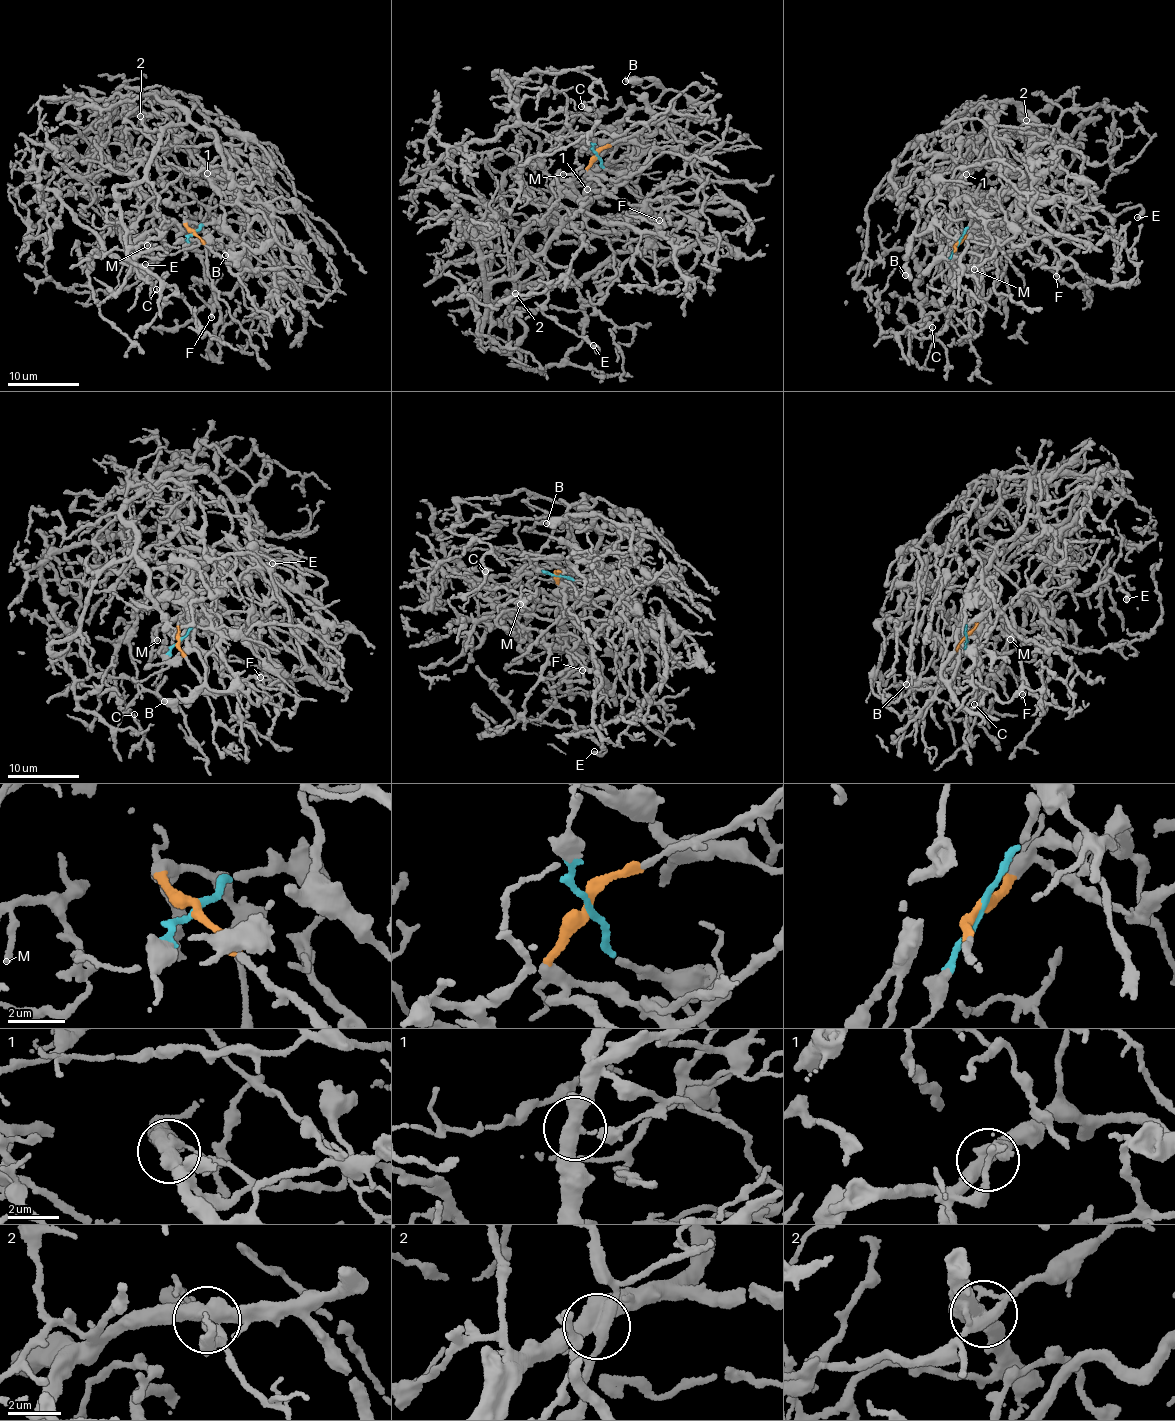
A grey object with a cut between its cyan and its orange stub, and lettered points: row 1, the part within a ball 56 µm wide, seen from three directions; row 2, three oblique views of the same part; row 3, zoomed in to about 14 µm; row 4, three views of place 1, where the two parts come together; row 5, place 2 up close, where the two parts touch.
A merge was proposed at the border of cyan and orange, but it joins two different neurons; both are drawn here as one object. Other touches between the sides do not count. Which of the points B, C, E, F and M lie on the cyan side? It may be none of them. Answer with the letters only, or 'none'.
B

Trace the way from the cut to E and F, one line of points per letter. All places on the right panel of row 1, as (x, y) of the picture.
E: (957, 242), (1023, 196), (1053, 200), (1065, 231), (1096, 208), (1141, 206), (1136, 218)
F: (957, 242), (973, 225), (991, 222), (993, 228), (994, 225), (1014, 220), (1060, 254), (1055, 277)

